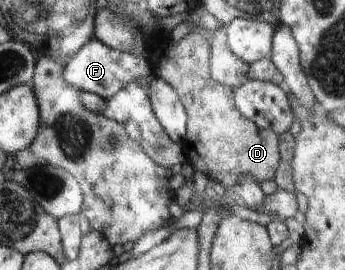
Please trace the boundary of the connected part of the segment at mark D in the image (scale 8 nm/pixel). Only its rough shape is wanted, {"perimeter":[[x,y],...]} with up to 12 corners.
{"perimeter":[[190,31],[180,58],[153,64],[186,109],[180,144],[209,178],[267,187],[279,136],[238,112],[211,77],[211,44]]}

